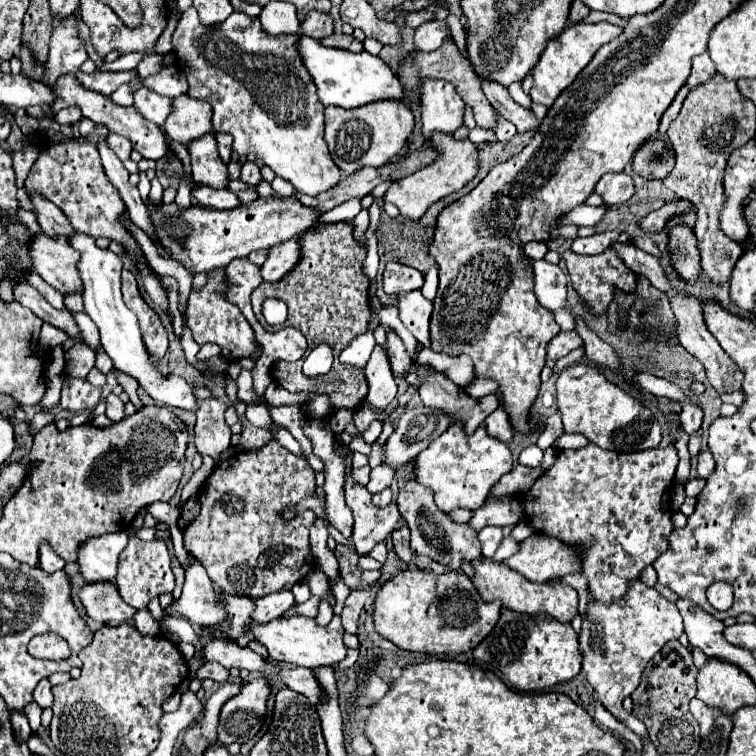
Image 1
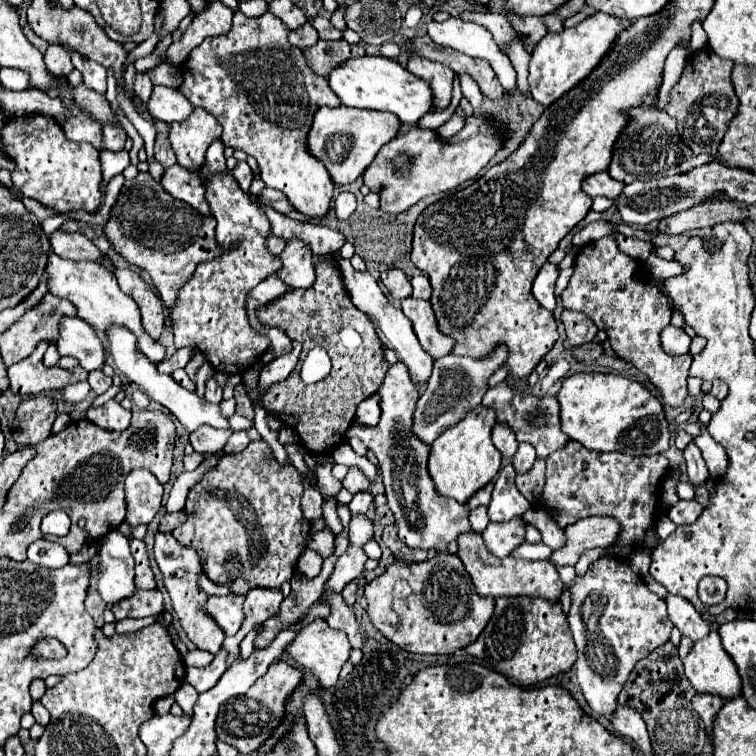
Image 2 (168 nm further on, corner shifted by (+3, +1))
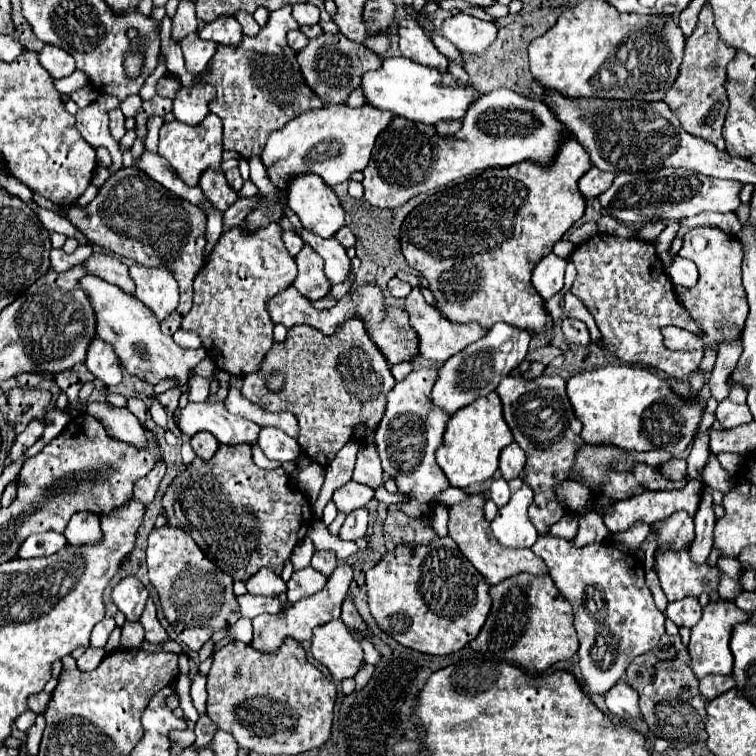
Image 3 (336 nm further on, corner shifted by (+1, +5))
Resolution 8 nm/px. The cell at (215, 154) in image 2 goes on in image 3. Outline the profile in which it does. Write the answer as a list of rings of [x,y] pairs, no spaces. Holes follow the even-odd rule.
[[[204,173],[200,177],[200,189],[204,193],[204,197],[212,203],[214,209],[218,211],[226,211],[234,201],[236,201],[236,191],[232,191],[226,185],[224,173]]]

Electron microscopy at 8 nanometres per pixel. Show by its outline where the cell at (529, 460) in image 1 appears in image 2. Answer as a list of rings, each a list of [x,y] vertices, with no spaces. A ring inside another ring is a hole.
[[[508,463],[498,473],[492,491],[492,501],[488,505],[488,517],[494,523],[512,521],[516,517],[522,517],[530,509],[530,501],[516,489],[514,477],[516,477],[516,469],[512,463]]]

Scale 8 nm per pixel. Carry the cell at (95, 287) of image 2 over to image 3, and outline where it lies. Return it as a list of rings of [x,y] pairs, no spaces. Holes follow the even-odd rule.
[[[86,275],[80,281],[80,285],[94,305],[98,337],[116,349],[116,355],[120,357],[122,367],[130,375],[134,375],[150,385],[156,385],[164,379],[176,379],[178,381],[176,387],[182,393],[190,391],[190,387],[188,387],[188,383],[192,379],[190,371],[196,363],[200,363],[206,357],[206,351],[202,347],[200,349],[184,349],[184,347],[176,345],[170,335],[164,335],[160,331],[160,325],[158,325],[158,319],[154,317],[154,313],[150,313],[150,309],[146,309],[146,305],[142,305],[142,301],[138,301],[136,297],[122,293],[116,285],[110,285],[96,275]]]

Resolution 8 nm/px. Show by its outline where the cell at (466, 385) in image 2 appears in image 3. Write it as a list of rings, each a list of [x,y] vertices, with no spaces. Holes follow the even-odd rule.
[[[496,323],[482,341],[468,345],[464,351],[456,353],[440,367],[438,381],[432,389],[434,405],[442,407],[446,413],[452,415],[458,409],[470,405],[476,397],[488,395],[490,391],[494,391],[498,387],[498,383],[514,367],[518,367],[522,363],[522,359],[528,353],[528,343],[530,343],[530,333],[526,333],[526,329],[518,329],[508,323]]]

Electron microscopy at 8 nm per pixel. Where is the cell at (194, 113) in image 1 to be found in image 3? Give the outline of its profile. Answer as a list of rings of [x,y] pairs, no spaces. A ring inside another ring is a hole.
[[[210,113],[202,125],[190,127],[184,125],[180,121],[172,121],[172,123],[164,123],[160,127],[160,141],[158,141],[158,155],[162,155],[164,159],[170,161],[172,169],[176,171],[176,175],[190,187],[196,187],[200,181],[200,175],[206,169],[220,169],[222,163],[222,123],[220,119]]]

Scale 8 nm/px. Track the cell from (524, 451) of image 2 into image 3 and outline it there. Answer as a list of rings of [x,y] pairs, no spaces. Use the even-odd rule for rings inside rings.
[[[522,485],[522,489],[516,491],[504,507],[500,507],[496,519],[492,521],[494,537],[504,547],[532,547],[536,543],[538,533],[528,519],[532,497],[530,487]]]

